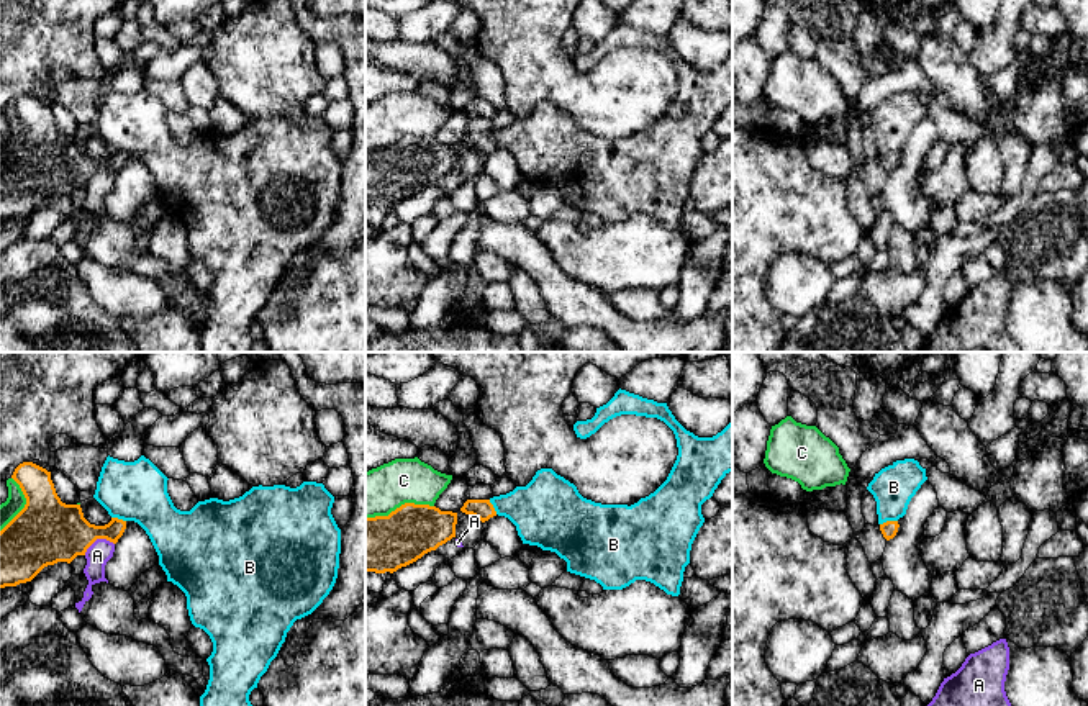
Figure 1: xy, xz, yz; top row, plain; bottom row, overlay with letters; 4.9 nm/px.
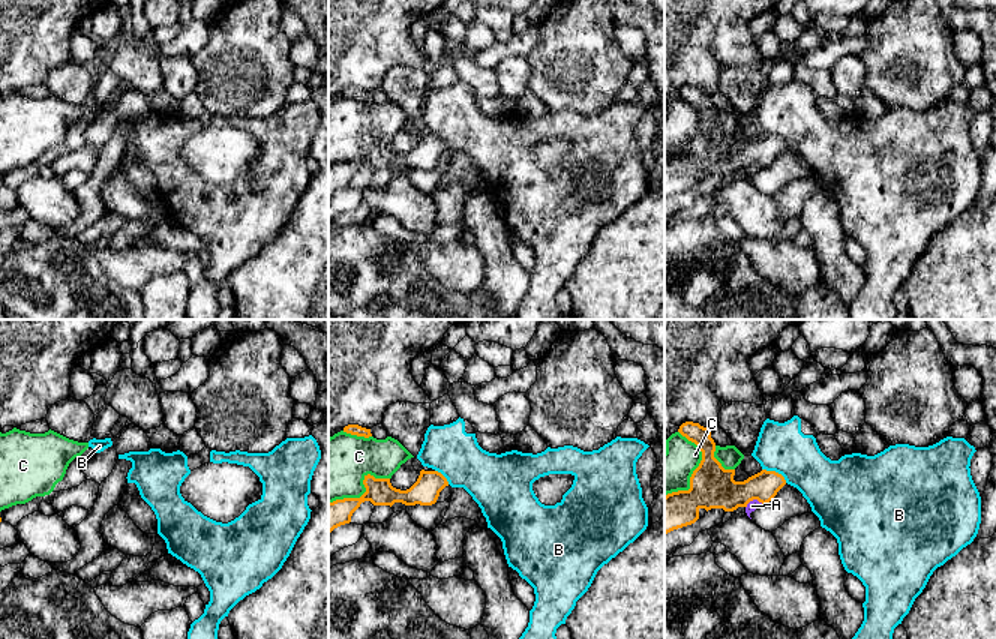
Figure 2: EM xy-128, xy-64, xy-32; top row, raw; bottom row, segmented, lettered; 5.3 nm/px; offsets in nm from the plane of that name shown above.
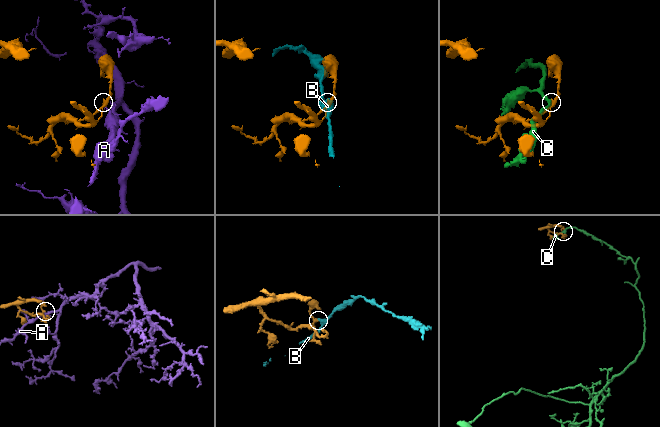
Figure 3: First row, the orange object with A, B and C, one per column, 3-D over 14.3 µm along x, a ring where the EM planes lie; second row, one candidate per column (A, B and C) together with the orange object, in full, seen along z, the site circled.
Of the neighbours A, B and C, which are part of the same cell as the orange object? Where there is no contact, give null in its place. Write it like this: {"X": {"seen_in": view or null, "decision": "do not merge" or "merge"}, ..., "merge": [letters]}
{"A": {"seen_in": "xy", "decision": "do not merge"}, "B": {"seen_in": "yz", "decision": "do not merge"}, "C": {"seen_in": "xz", "decision": "do not merge"}, "merge": []}

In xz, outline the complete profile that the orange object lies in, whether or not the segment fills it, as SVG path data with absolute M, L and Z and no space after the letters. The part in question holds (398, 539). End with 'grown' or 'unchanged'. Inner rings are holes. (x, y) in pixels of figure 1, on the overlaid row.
M405 503L388 516L365 518L365 573L397 572L456 537L457 513Z; unchanged

